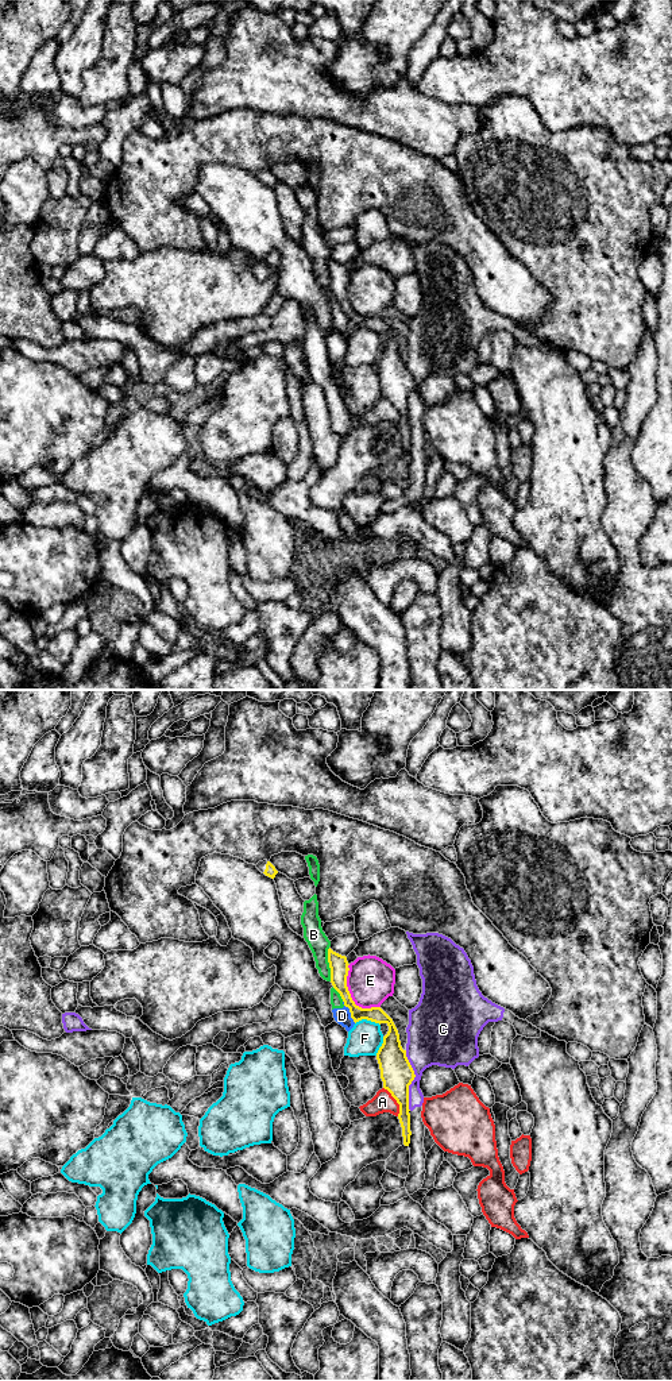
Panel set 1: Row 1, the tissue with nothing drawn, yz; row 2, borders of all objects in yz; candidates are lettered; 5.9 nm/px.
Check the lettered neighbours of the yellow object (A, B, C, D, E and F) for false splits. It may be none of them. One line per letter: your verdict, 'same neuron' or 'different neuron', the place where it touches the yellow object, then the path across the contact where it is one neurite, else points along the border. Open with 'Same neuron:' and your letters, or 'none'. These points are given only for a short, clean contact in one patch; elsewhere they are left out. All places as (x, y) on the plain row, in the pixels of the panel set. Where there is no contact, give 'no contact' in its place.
Same neuron: none
A: different neuron | yz (397, 411) | along yz (383, 396), (398, 413), (398, 424)
B: different neuron | yz (329, 273)
C: different neuron | yz (413, 388) | along yz (405, 359), (414, 384), (409, 394), (410, 419)
D: different neuron | yz (350, 320) | along yz (343, 309), (350, 326), (355, 331)
E: different neuron | yz (350, 305) | along yz (348, 273), (347, 299), (351, 308), (362, 316), (379, 316)
F: different neuron | yz (367, 328)

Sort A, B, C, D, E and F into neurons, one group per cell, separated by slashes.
A / B D / C / E / F

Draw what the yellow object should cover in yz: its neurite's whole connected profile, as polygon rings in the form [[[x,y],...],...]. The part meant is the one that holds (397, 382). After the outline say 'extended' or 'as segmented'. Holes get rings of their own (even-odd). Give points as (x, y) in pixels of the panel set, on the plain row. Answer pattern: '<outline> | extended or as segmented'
[[[328,258],[328,271],[331,277],[331,292],[340,302],[344,315],[349,317],[354,331],[367,328],[375,332],[386,332],[389,335],[387,343],[383,346],[383,352],[376,362],[376,369],[381,378],[381,387],[383,397],[399,413],[398,428],[402,436],[403,454],[410,452],[410,423],[409,423],[409,394],[414,389],[414,379],[406,366],[406,359],[402,358],[398,339],[393,328],[381,317],[362,317],[355,313],[347,296],[348,270],[341,265]]] | as segmented

